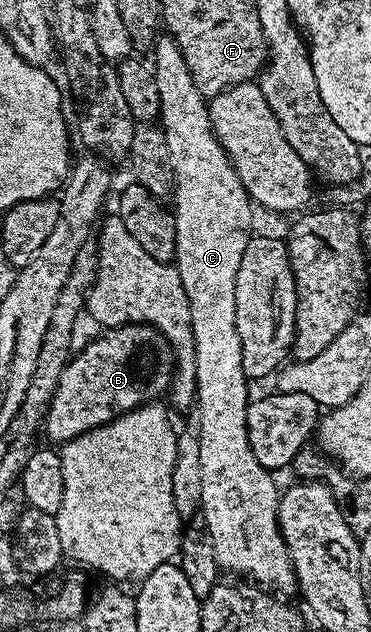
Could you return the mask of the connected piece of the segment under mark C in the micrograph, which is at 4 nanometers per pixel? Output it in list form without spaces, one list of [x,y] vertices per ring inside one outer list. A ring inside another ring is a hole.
[[[161,37],[158,38],[157,42],[153,45],[153,50],[151,52],[151,66],[153,69],[153,76],[155,77],[155,85],[159,85],[159,101],[161,102],[161,114],[159,116],[159,126],[162,131],[165,132],[165,136],[167,137],[167,149],[171,153],[171,169],[175,169],[175,181],[177,184],[173,187],[173,194],[171,196],[171,214],[173,220],[175,221],[175,241],[177,242],[177,258],[175,260],[175,266],[177,268],[177,272],[179,273],[179,277],[183,281],[183,289],[187,293],[187,301],[191,305],[191,329],[195,333],[195,365],[197,368],[195,369],[195,377],[197,378],[197,402],[196,402],[196,409],[195,409],[195,418],[201,425],[201,435],[199,437],[199,448],[200,448],[200,476],[202,477],[203,481],[203,491],[202,491],[202,501],[200,507],[200,518],[204,519],[206,523],[207,529],[210,531],[212,544],[214,546],[215,551],[215,561],[217,562],[220,570],[222,572],[227,573],[230,571],[230,576],[233,577],[244,577],[246,580],[252,581],[254,584],[260,585],[270,592],[273,593],[280,593],[282,596],[289,597],[289,594],[296,592],[298,590],[297,585],[297,574],[293,571],[293,562],[291,561],[291,557],[289,556],[289,550],[287,549],[287,545],[285,544],[285,539],[281,536],[281,530],[279,529],[279,521],[277,520],[277,501],[279,498],[279,486],[277,487],[277,483],[274,476],[269,472],[269,470],[264,467],[263,465],[259,465],[259,461],[255,461],[255,453],[251,453],[251,441],[247,437],[247,409],[249,408],[249,404],[251,402],[251,394],[249,395],[249,387],[251,387],[250,380],[245,378],[245,374],[243,373],[243,369],[241,366],[243,365],[243,353],[241,352],[241,342],[239,341],[239,329],[235,325],[235,277],[239,273],[239,261],[243,261],[243,253],[247,249],[247,245],[249,244],[251,238],[251,232],[249,230],[253,227],[253,211],[255,212],[255,204],[252,199],[250,199],[249,194],[247,193],[247,189],[243,185],[243,181],[239,177],[239,173],[235,173],[235,169],[233,168],[233,162],[229,159],[229,155],[223,149],[223,145],[220,141],[217,140],[217,135],[213,131],[213,126],[211,125],[211,117],[209,116],[209,104],[201,96],[199,93],[199,89],[195,89],[195,81],[191,77],[191,73],[187,69],[187,61],[183,57],[183,53],[179,49],[179,45],[176,41],[171,37]]]

